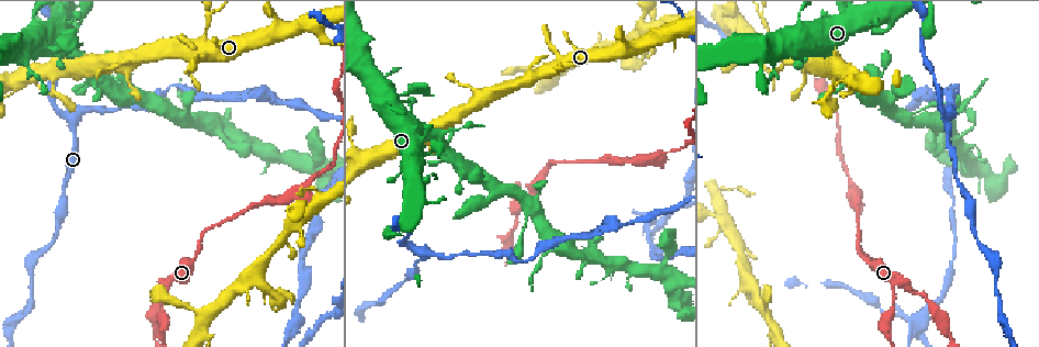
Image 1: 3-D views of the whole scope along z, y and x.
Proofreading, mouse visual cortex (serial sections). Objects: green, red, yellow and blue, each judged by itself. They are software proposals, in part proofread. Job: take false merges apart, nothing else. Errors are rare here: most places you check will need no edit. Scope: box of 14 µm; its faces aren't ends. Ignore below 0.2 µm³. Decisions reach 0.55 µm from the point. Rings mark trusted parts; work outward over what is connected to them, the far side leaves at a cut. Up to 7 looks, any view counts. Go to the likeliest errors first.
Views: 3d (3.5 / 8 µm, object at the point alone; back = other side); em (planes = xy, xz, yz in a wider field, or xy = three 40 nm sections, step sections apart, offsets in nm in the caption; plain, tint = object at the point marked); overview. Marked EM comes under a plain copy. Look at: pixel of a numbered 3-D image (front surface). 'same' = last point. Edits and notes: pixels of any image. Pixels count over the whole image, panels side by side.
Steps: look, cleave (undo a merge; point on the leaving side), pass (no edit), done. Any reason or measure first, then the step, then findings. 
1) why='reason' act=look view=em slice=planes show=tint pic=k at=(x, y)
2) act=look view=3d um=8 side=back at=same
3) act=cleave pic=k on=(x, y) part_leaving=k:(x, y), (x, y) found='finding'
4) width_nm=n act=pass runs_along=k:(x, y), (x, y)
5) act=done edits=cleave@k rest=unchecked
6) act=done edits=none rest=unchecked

why='three arms meet' act=look view=3d um=3.5 pic=1 at=(168, 281)

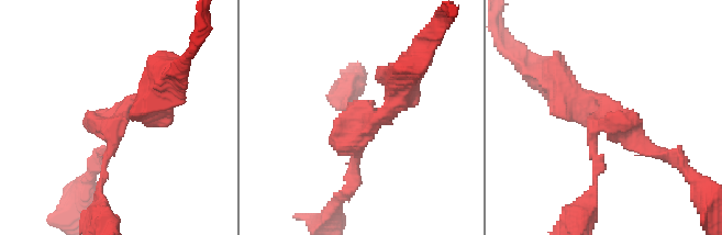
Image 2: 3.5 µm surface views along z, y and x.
arms=3 arm_widths_nm=150,150,300 why='need the tissue' act=look view=em slice=xy step=3 show=tint pic=2 at=(360, 134)

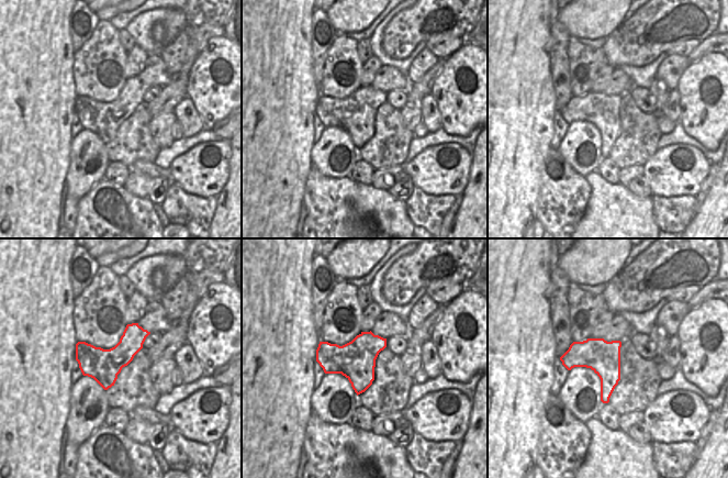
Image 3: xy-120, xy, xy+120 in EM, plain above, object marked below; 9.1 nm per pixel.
width_nm=360 act=pass runs_along=2:(566, 96), (680, 159) found='one cell here'

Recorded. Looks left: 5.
why='thin neck' act=look view=3d um=3.5 pic=1 at=(759, 16)

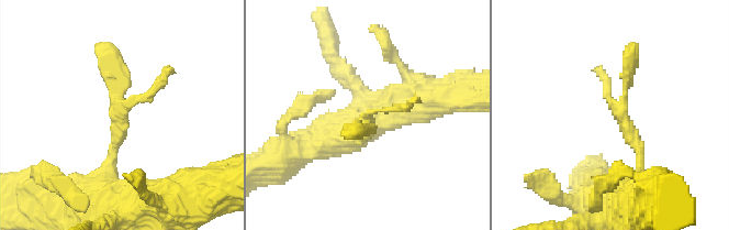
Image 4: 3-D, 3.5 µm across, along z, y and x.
act=look view=em slice=planes show=tint pic=4 at=(117, 111)

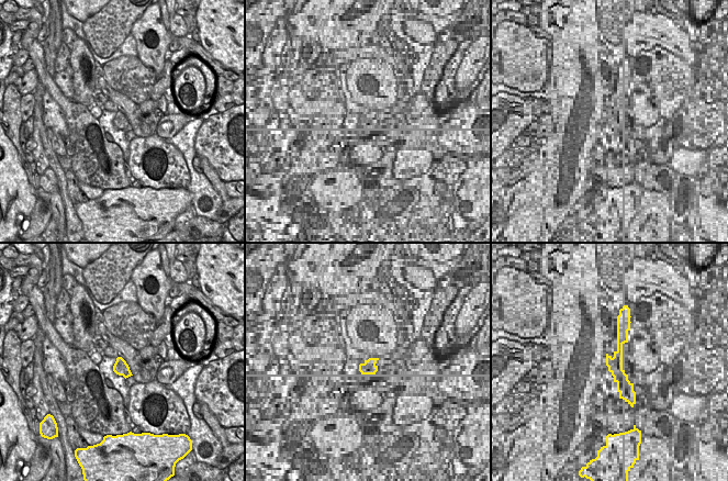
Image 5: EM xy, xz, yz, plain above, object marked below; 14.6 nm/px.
act=pass runs_along=4:(638, 179), (640, 149), (620, 116), (626, 68) found='all the same cell'

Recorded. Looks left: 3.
why='sharp bend' act=look view=3d um=3.5 pic=1 at=(521, 263)

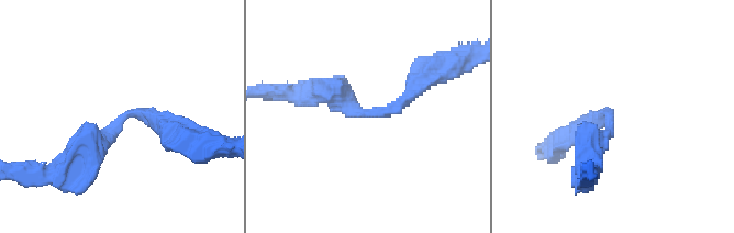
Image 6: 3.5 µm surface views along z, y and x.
arm_widths_nm=200,300 why='shape alone is not enough' act=look view=em slice=xy step=1 show=tint pic=6 at=(608, 116)

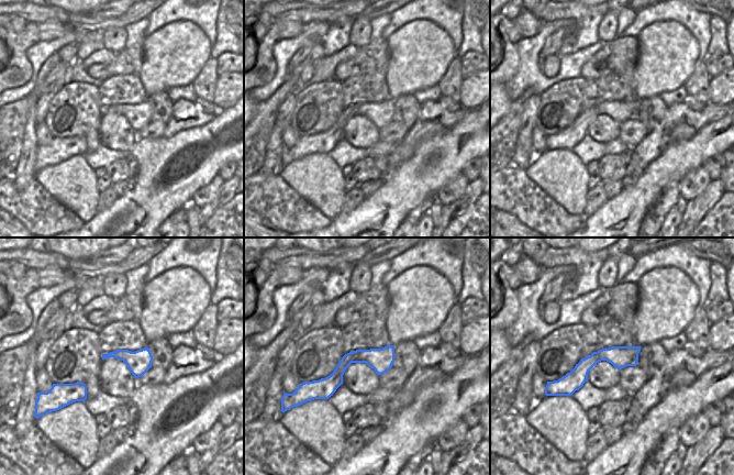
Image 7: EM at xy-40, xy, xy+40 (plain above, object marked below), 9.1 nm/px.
act=pass runs_along=7:(391, 349), (352, 356), (321, 395) found='one cell here'

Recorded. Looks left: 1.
act=done edits=none rest=unchecked

